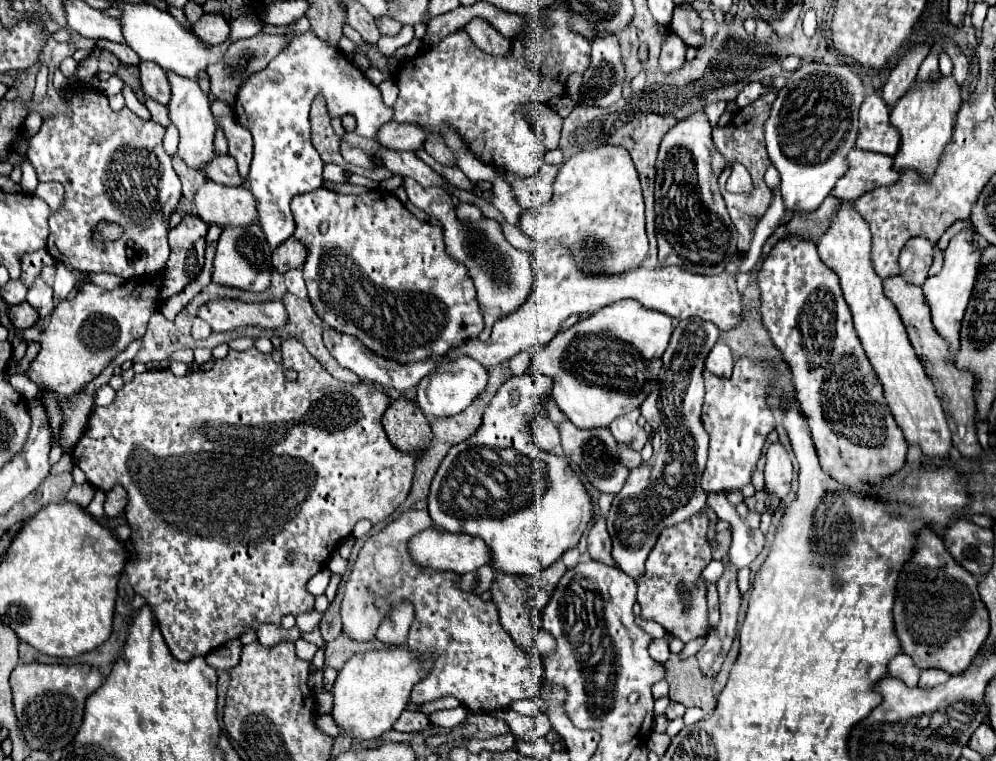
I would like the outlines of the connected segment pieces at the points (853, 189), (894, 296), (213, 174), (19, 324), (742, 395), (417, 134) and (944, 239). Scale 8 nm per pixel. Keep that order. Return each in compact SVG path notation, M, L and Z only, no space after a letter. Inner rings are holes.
M852 148L848 154L848 172L840 178L832 190L838 200L856 200L878 186L894 184L902 172L894 168L894 158L888 154L868 152Z
M894 276L894 278L888 278L884 280L884 292L886 296L894 302L894 306L898 308L900 312L900 318L906 326L906 332L908 332L908 338L910 338L910 344L912 348L916 350L916 356L922 360L924 364L924 372L926 376L932 380L934 388L936 388L936 394L942 402L942 408L944 408L944 414L946 414L946 420L950 424L950 430L956 434L956 426L962 424L966 426L966 434L968 438L964 440L956 440L956 448L964 454L964 456L978 456L980 454L980 444L976 440L976 432L974 432L974 412L976 412L976 406L974 406L974 394L972 394L972 386L974 386L974 378L968 370L958 370L956 368L956 358L950 356L948 352L948 342L936 332L934 324L932 324L932 318L930 318L930 306L924 298L924 292L920 286L912 284L912 282L906 282L902 276Z
M216 154L214 162L208 164L208 170L204 170L204 174L220 184L226 186L244 186L246 178L240 176L238 168L236 168L236 160L232 156L220 156Z
M22 302L20 306L12 306L8 316L10 316L10 322L12 322L16 328L32 328L32 326L36 326L36 322L38 322L36 308L32 310L32 306L30 306L28 302Z
M742 356L734 364L730 378L718 378L704 370L704 406L702 424L710 434L710 456L702 476L706 492L728 492L750 484L752 470L756 468L766 436L774 430L774 416L766 404L766 368L752 358Z
M388 122L380 128L376 140L392 150L422 150L428 138L428 130L414 122Z
M964 220L964 221L957 221L955 222L940 238L940 240L938 241L938 246L939 248L944 251L947 246L949 241L951 240L951 238L958 234L958 232L961 232L961 230L964 229L968 229L969 227L972 227L972 224L970 221L968 220Z

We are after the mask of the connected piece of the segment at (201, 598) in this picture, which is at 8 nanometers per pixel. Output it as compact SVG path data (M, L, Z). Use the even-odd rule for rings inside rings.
M288 338L286 346L282 346L280 364L276 364L270 354L262 354L256 348L246 352L230 350L226 358L214 360L210 370L196 368L184 376L174 376L170 368L136 374L132 382L118 390L116 400L110 406L94 408L82 438L72 450L72 458L94 488L110 490L114 484L122 484L126 488L126 519L132 528L130 543L136 550L136 560L126 566L126 574L134 592L146 598L148 606L152 608L158 628L174 658L188 662L194 656L206 656L218 646L240 638L248 628L256 632L260 624L280 626L284 616L300 616L314 608L314 596L306 590L306 584L318 570L324 568L328 558L338 550L338 544L342 544L352 534L354 524L362 518L370 520L372 524L382 522L404 502L410 492L416 454L404 454L392 448L380 422L388 406L390 398L384 390L370 382L346 384L336 380L316 358L306 352L302 344ZM290 554L294 556L292 562L288 560Z

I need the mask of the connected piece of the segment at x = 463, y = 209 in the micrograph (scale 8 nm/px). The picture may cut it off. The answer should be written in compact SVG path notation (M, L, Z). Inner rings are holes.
M458 202L456 204L456 214L460 216L462 222L472 222L474 224L482 216L482 210L480 210L480 206L476 206L472 202Z

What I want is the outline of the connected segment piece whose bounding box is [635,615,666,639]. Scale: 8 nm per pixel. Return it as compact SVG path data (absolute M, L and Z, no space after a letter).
M640 615L635 616L636 623L646 631L653 639L662 638L666 630L657 622L644 620Z

